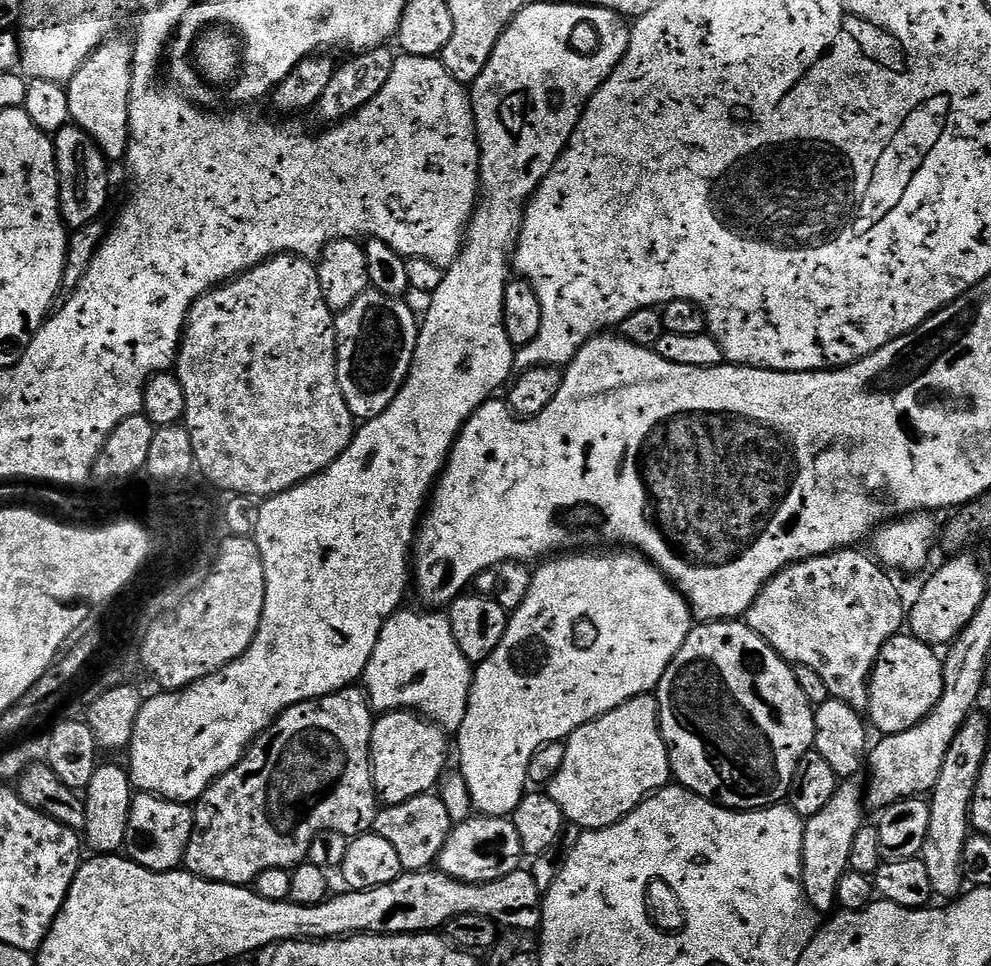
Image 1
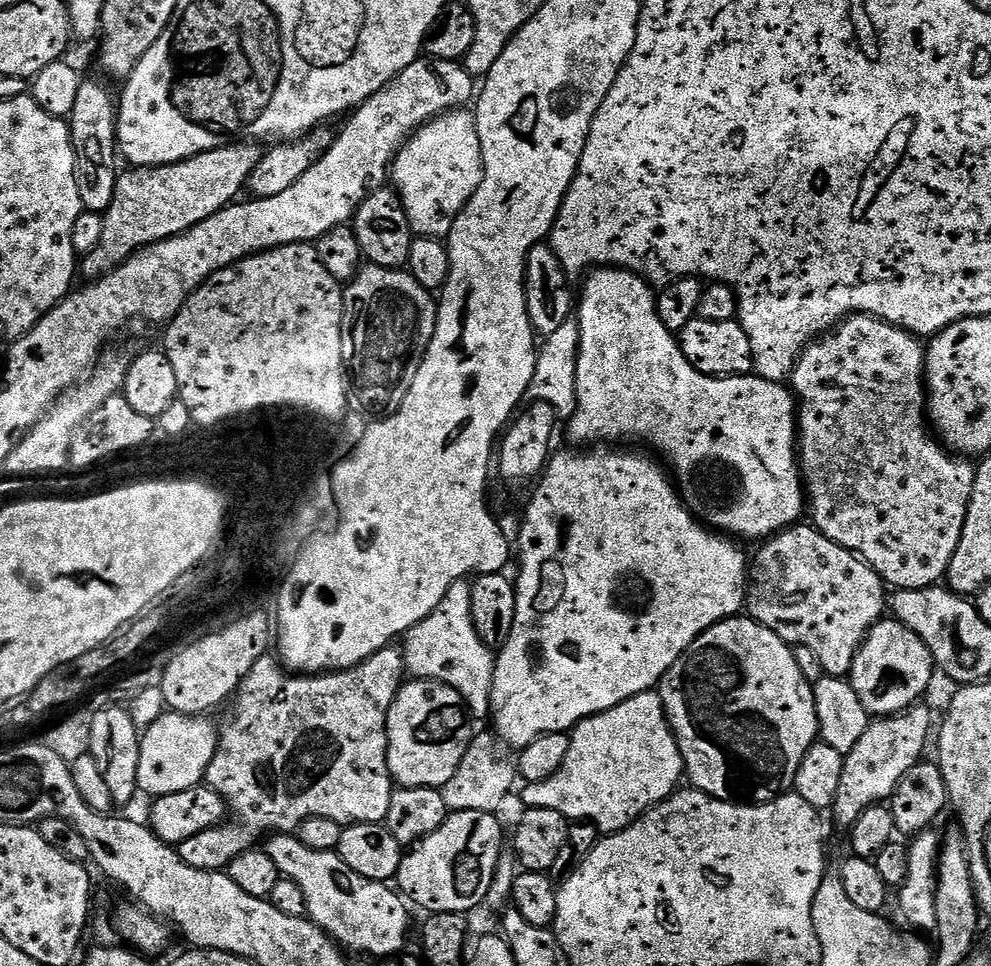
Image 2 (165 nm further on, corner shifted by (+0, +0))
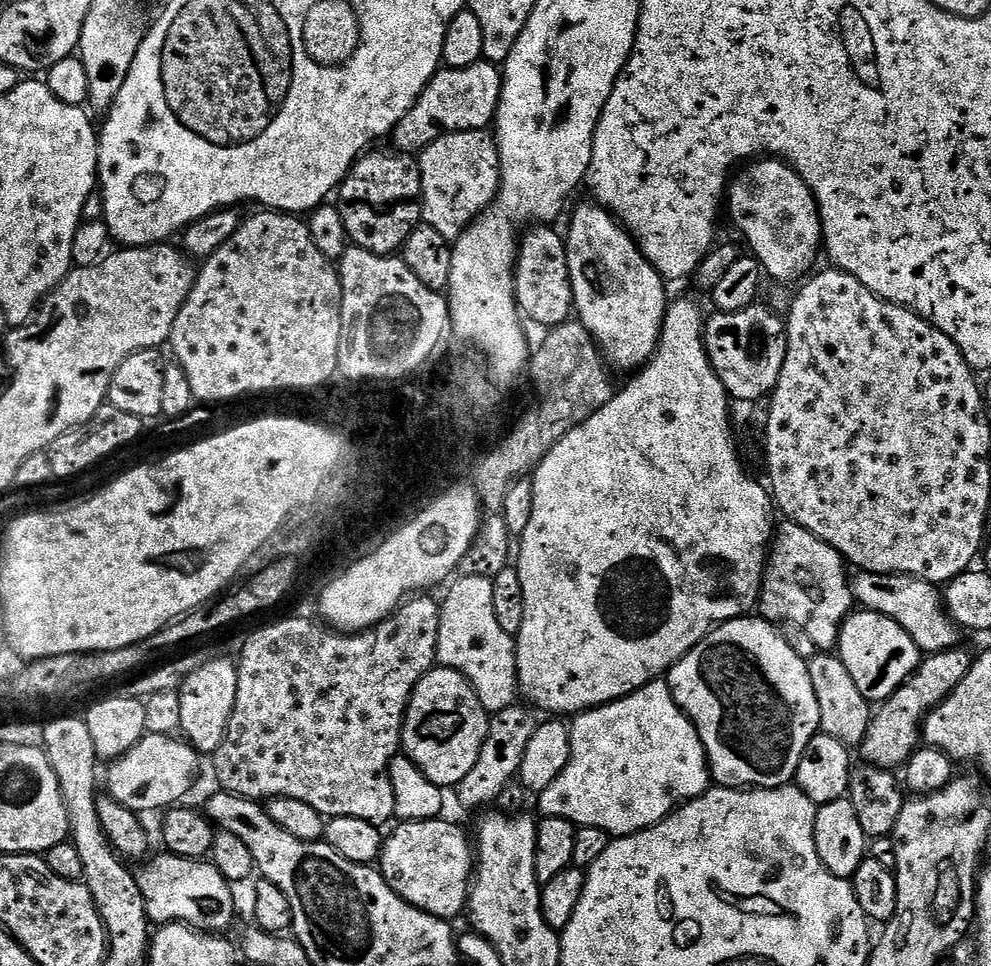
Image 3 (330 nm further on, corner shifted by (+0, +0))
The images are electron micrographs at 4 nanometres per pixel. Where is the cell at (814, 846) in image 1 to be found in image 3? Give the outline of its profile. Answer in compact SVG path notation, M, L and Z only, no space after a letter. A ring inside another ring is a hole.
M964 646L925 655L910 678L902 682L900 689L873 711L866 738L858 746L861 756L859 759L865 764L875 764L878 768L889 770L895 769L895 764L907 765L908 759L921 743L924 717L955 690L962 678L966 678L973 659L973 653L968 653Z

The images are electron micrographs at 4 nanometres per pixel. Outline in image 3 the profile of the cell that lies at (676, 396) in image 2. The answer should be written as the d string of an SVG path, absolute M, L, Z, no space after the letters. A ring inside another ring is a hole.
M595 202L580 204L573 210L572 221L568 224L568 232L566 231L566 243L568 245L568 269L570 270L570 282L572 283L572 303L575 315L580 323L584 324L588 333L596 339L601 352L604 353L608 362L615 369L632 368L631 370L639 370L645 367L655 354L656 348L660 345L660 331L664 325L664 313L670 303L670 296L664 293L664 287L666 287L664 277L660 276L656 267L640 253L640 246L636 243L632 233L607 208L602 208Z

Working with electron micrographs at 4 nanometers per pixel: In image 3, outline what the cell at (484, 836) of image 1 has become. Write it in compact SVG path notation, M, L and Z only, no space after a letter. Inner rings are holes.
M446 818L423 820L422 822L401 821L392 834L384 839L378 861L378 871L386 878L390 890L394 890L407 904L418 910L437 916L440 920L455 921L459 912L468 906L468 894L474 875L474 846L471 837Z

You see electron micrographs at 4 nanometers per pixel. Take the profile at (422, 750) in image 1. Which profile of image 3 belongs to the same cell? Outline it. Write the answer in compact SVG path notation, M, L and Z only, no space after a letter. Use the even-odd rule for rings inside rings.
M434 666L416 684L408 703L408 712L404 715L404 730L402 733L402 752L408 756L439 788L452 790L466 778L466 774L474 767L486 742L490 713L482 706L478 694L472 689L472 684L458 670Z

